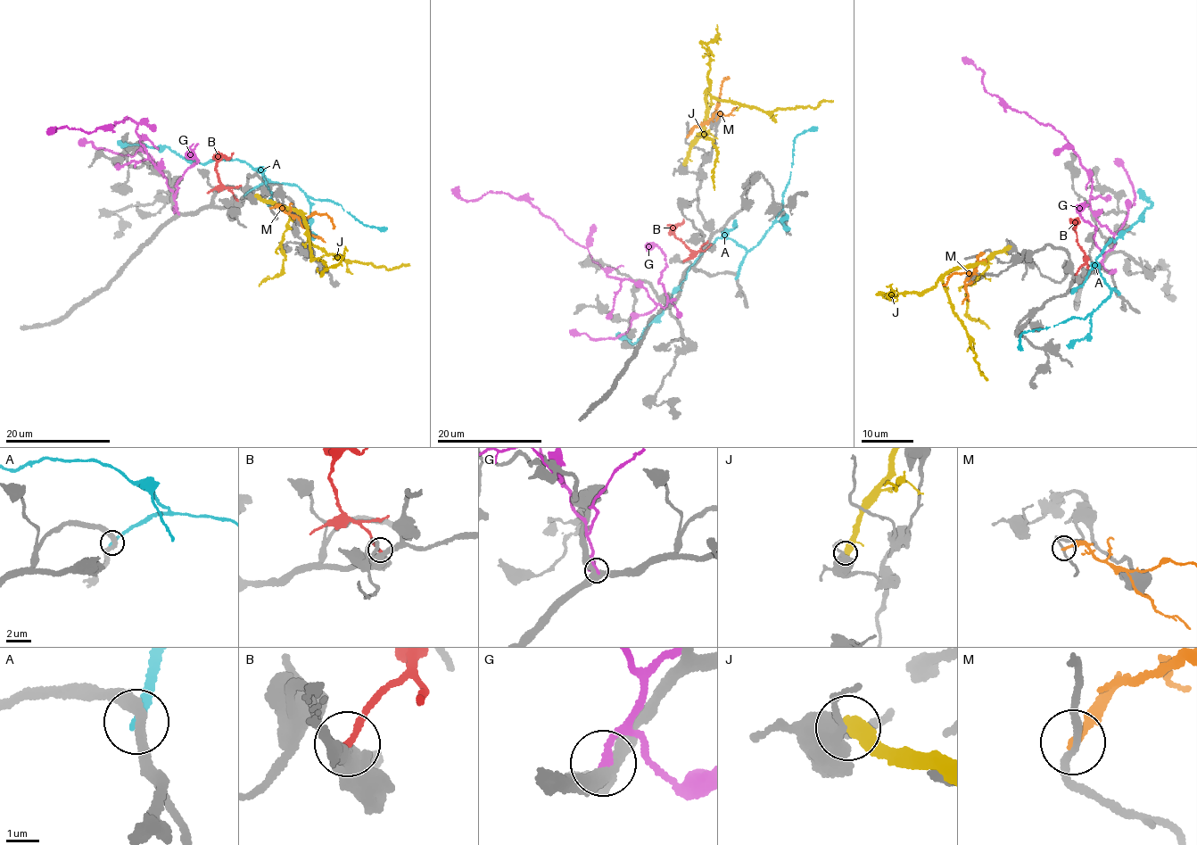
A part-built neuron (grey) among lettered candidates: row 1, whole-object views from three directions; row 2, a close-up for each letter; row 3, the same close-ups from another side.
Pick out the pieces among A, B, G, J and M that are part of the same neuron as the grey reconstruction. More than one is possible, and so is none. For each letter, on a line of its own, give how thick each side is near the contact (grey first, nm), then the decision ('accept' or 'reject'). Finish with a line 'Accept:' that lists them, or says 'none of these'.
A: calibres 340 and 260 nm; reject
B: calibres 360 and 220 nm; reject
G: calibres 440 and 240 nm; reject
J: calibres 460 and 550 nm; reject
M: calibres 180 and 240 nm; reject
Accept: none of these

